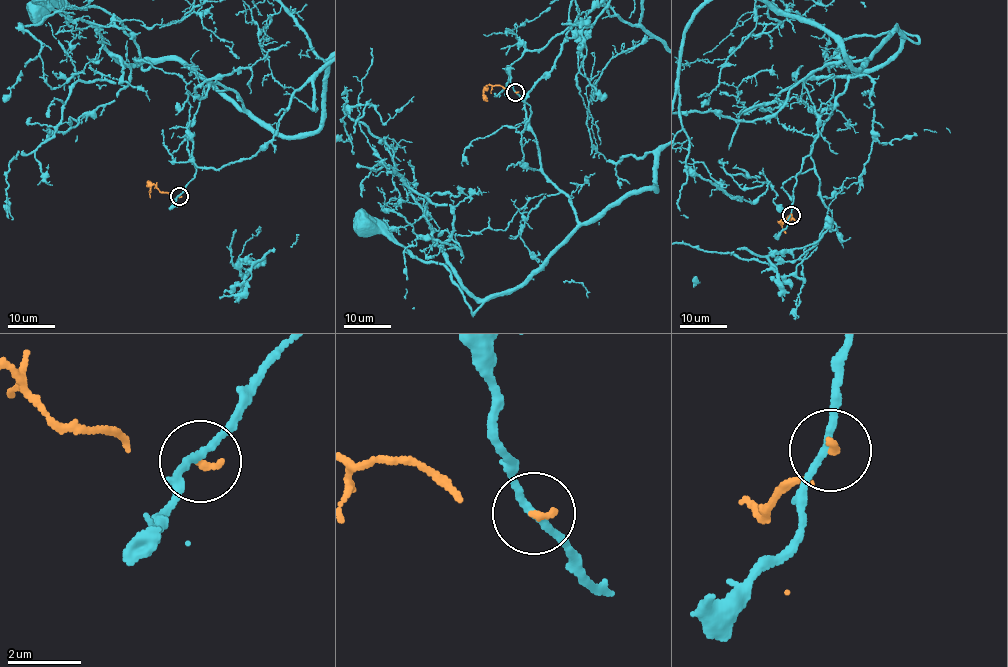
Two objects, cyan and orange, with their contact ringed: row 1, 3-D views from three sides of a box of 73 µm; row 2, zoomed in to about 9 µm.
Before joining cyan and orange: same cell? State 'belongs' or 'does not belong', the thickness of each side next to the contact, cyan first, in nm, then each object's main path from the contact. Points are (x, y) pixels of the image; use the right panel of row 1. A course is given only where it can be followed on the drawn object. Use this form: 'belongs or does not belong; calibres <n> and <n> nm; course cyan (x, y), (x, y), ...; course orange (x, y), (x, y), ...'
does not belong; calibres 180 and 170 nm; course cyan (790, 215), (818, 136), (803, 81), (871, 55), (896, 28), (918, 38), (844, 39), (811, 86); course orange (791, 215), (783, 223), (778, 222), (792, 219), (796, 223)

